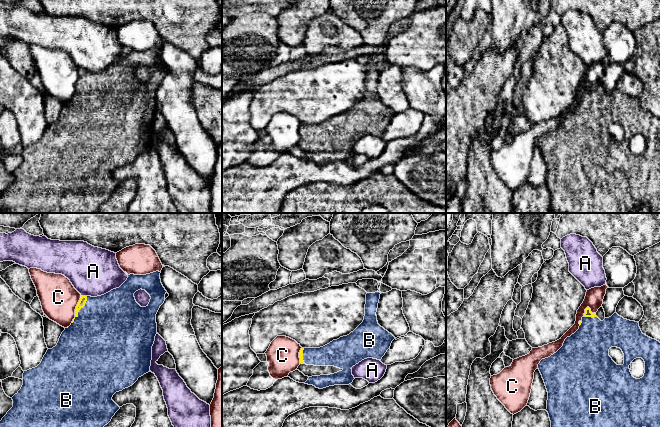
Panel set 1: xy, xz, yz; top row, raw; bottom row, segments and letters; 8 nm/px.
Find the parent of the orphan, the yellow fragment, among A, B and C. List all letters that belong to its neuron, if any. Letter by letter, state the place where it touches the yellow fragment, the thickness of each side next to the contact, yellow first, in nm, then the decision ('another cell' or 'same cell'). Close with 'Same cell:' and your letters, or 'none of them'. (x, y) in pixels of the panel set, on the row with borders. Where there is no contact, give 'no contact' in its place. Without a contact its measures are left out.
A: meets yellow in xy at (84, 296); 60 nm thick on the yellow side, 400 nm on the other; another cell
B: meets yellow in xy at (79, 309); 60 nm thick on the yellow side, 480 nm on the other; same cell
C: meets yellow in xy at (75, 309); 60 nm thick on the yellow side, 300 nm on the other; another cell
Same cell: B

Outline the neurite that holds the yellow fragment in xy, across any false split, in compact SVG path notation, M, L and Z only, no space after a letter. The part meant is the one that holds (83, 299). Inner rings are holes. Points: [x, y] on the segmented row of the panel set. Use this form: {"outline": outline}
{"outline": "M156 271L146 275L130 274L119 288L113 289L104 295L97 297L81 296L75 309L75 318L71 325L62 332L57 345L47 350L41 363L37 367L24 371L22 379L23 385L18 393L12 397L13 407L0 421L0 427L104 427L107 425L120 409L112 400L113 395L116 392L132 386L139 377L150 372L152 346L157 334L156 314L160 306L164 303L167 292L161 283L160 273L161 272ZM140 289L145 290L151 297L146 307L141 307L135 300L134 293Z"}

